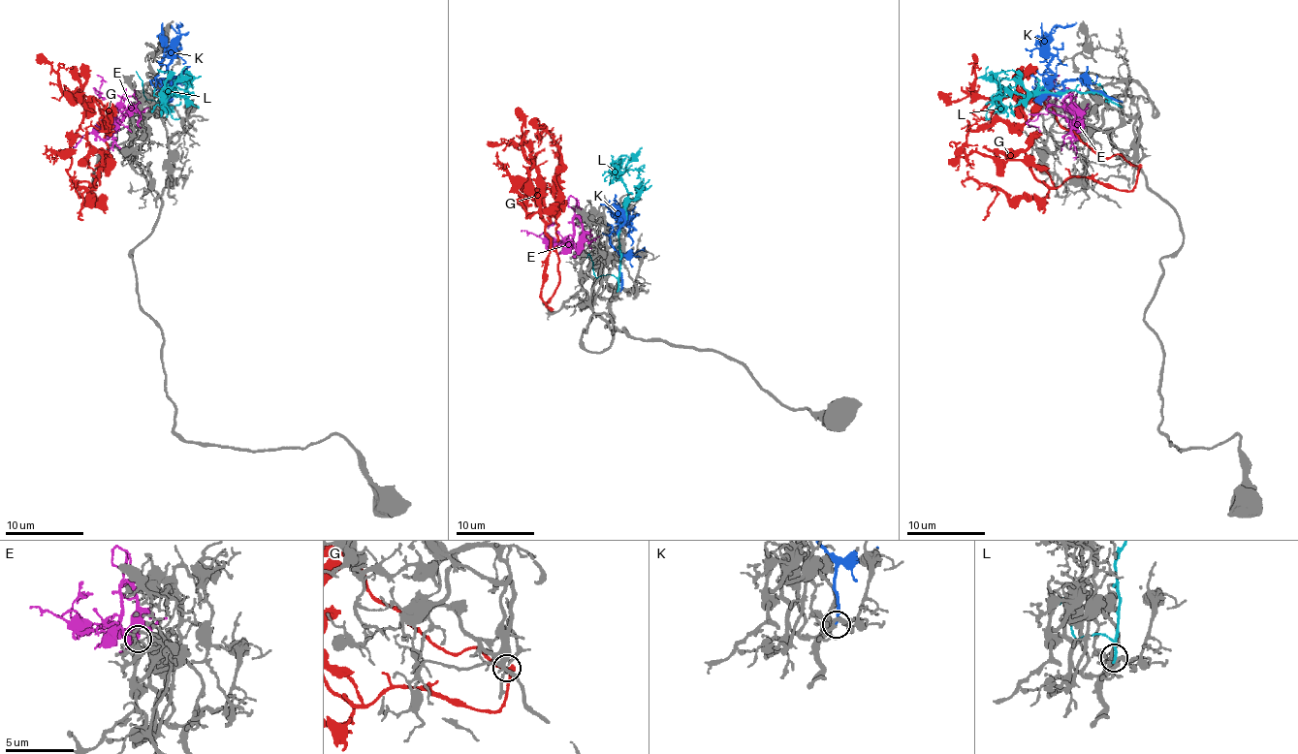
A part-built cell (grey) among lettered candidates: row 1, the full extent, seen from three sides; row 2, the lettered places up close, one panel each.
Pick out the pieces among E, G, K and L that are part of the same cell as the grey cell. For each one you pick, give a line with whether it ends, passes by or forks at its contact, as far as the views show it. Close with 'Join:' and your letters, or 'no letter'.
E: It forks there
K: It ends there
Join: E, K

